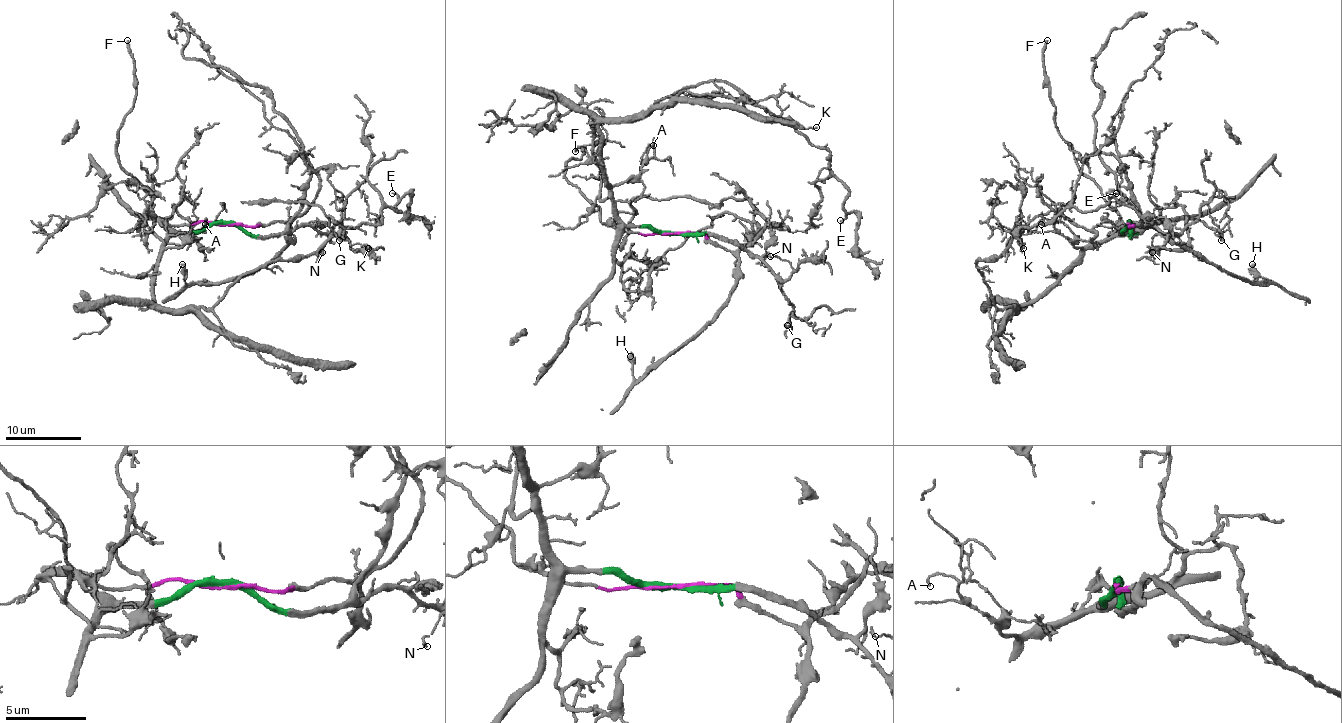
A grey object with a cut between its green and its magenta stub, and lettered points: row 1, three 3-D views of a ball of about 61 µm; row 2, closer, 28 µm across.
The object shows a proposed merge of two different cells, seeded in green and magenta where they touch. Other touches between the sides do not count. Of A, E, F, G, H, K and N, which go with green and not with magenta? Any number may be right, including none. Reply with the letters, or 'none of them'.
A, E, G, K, N

